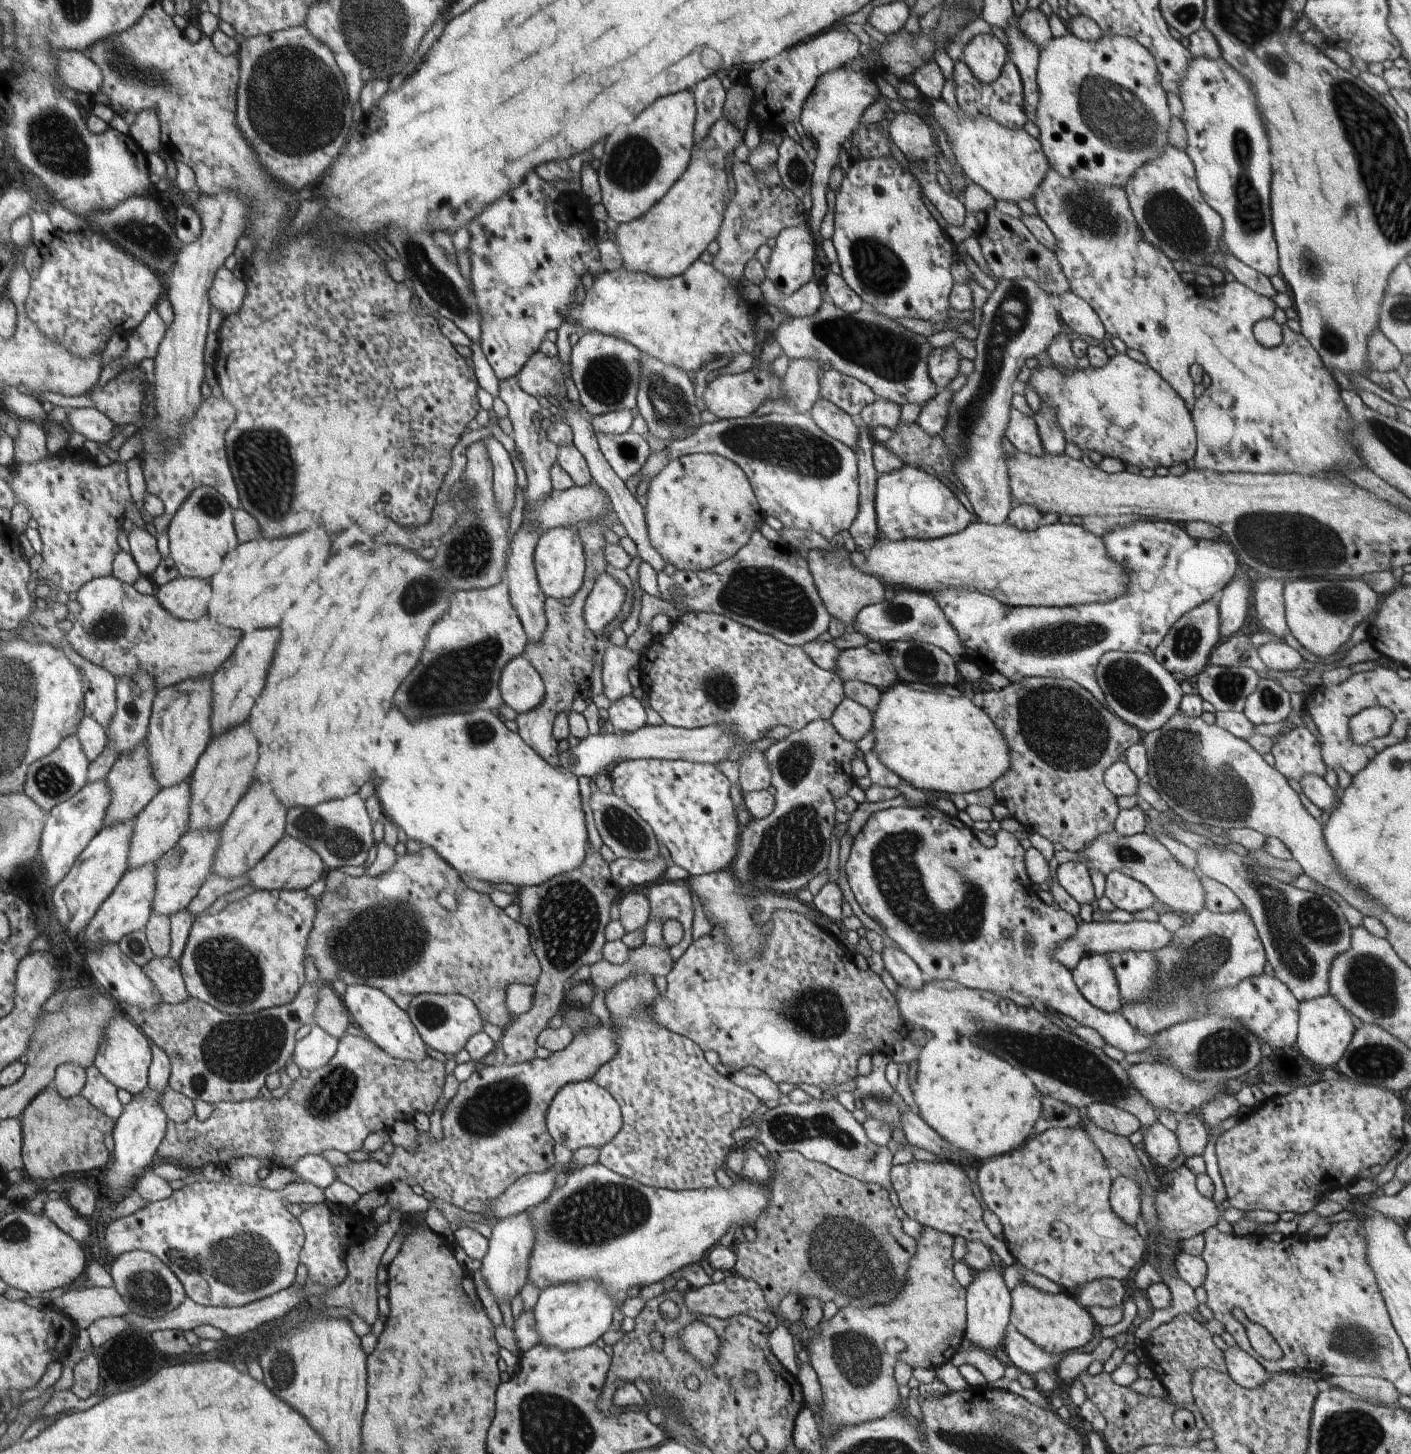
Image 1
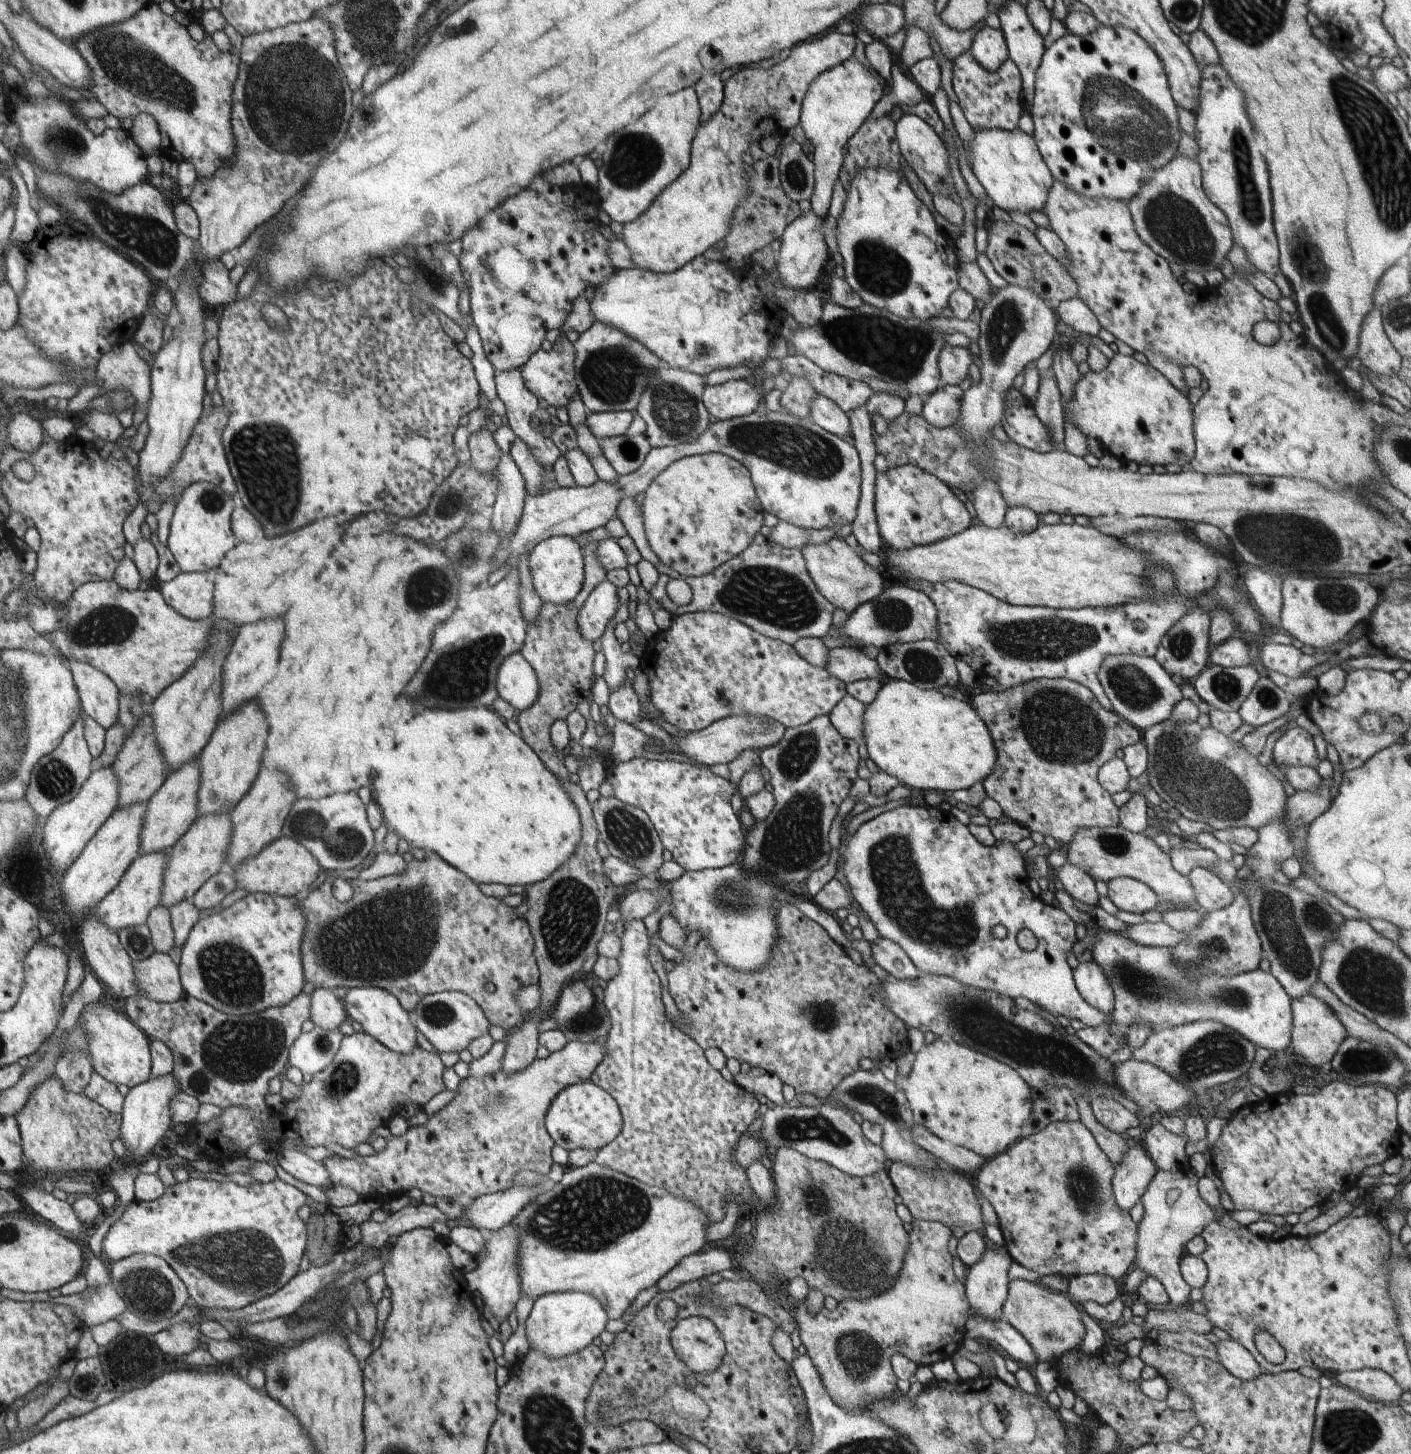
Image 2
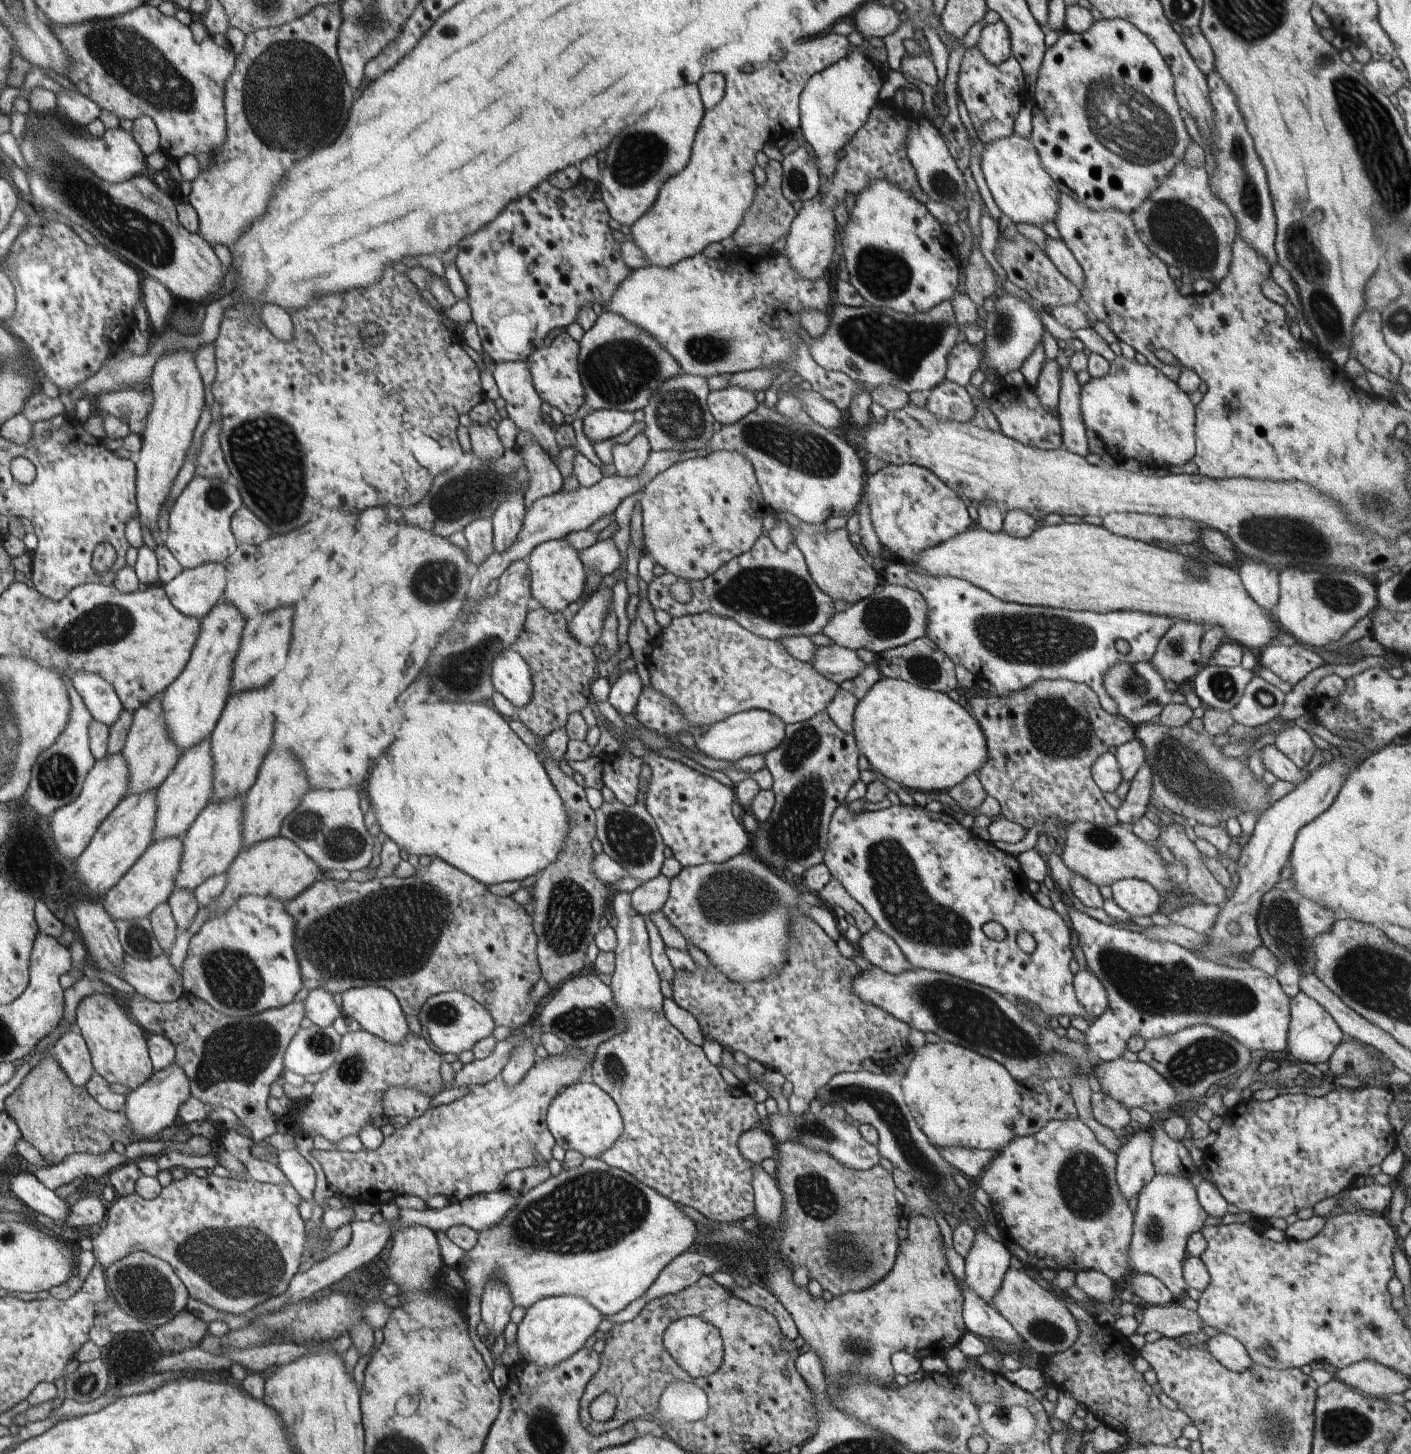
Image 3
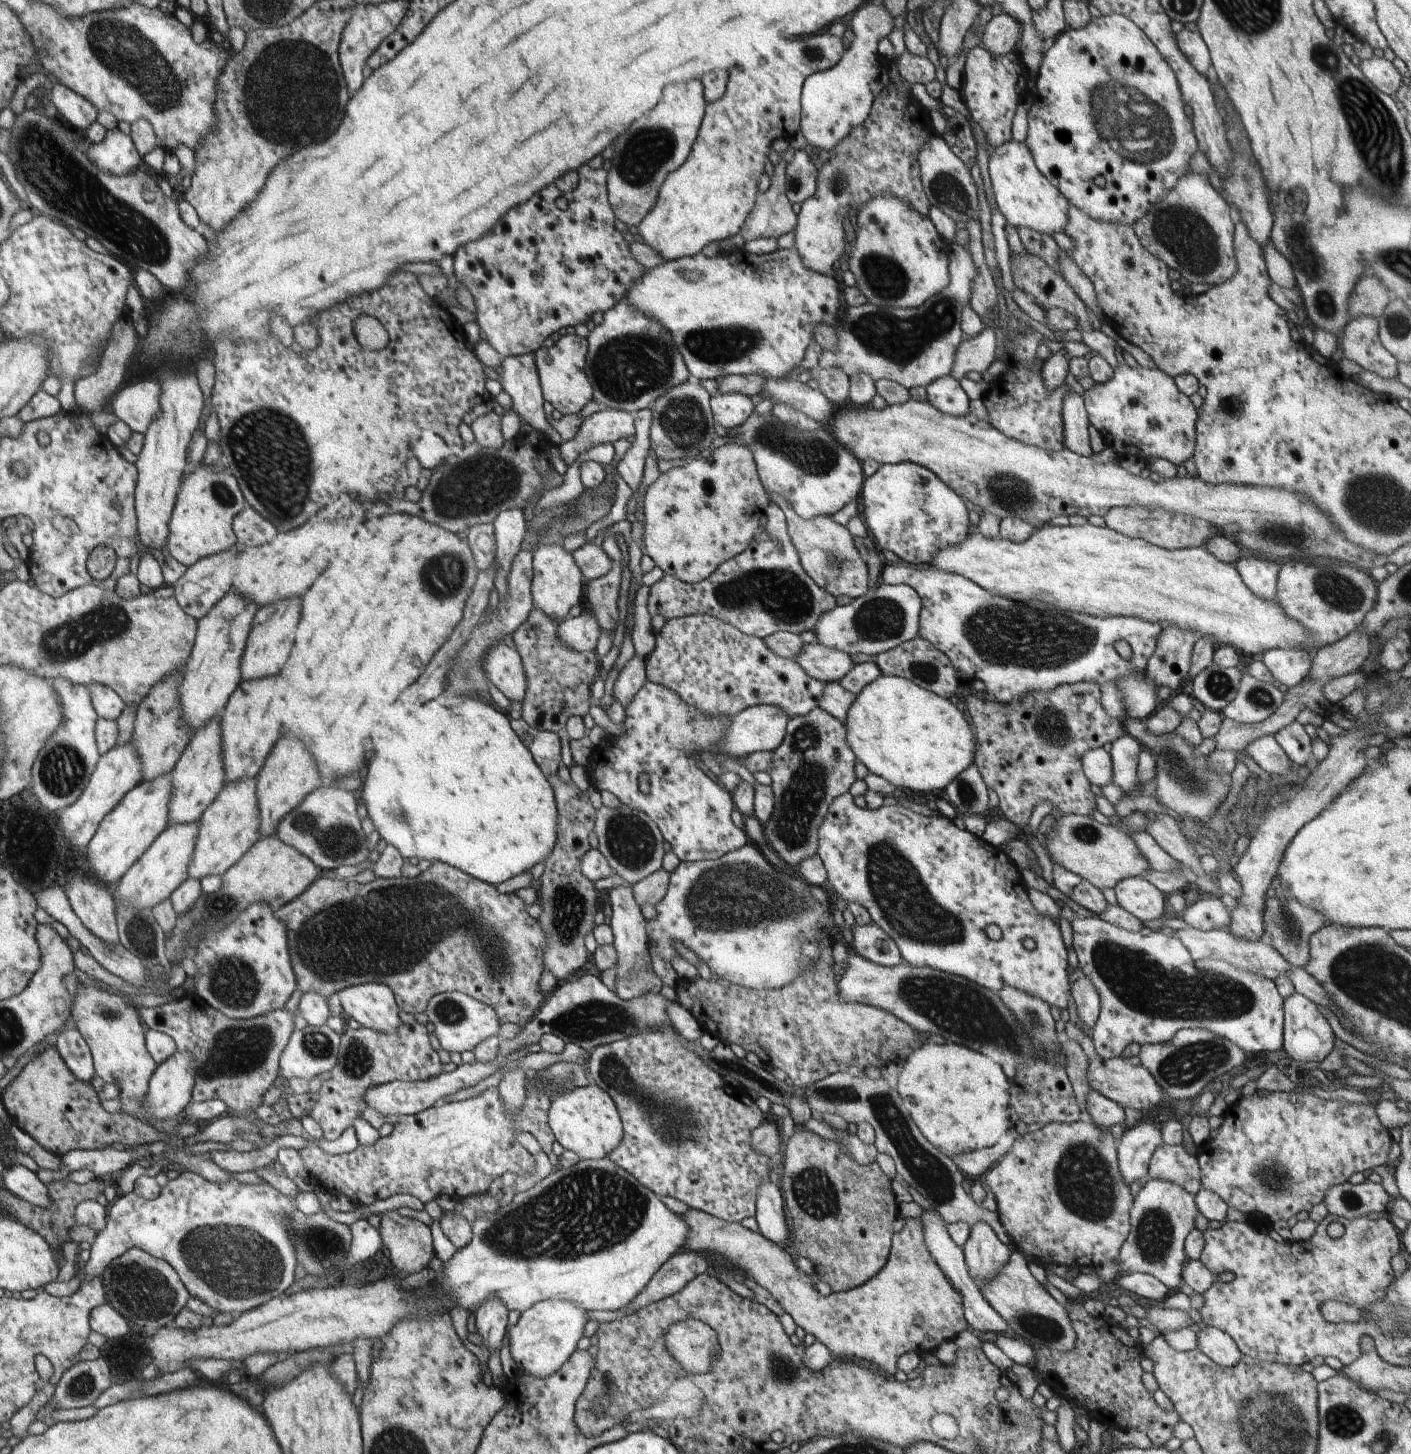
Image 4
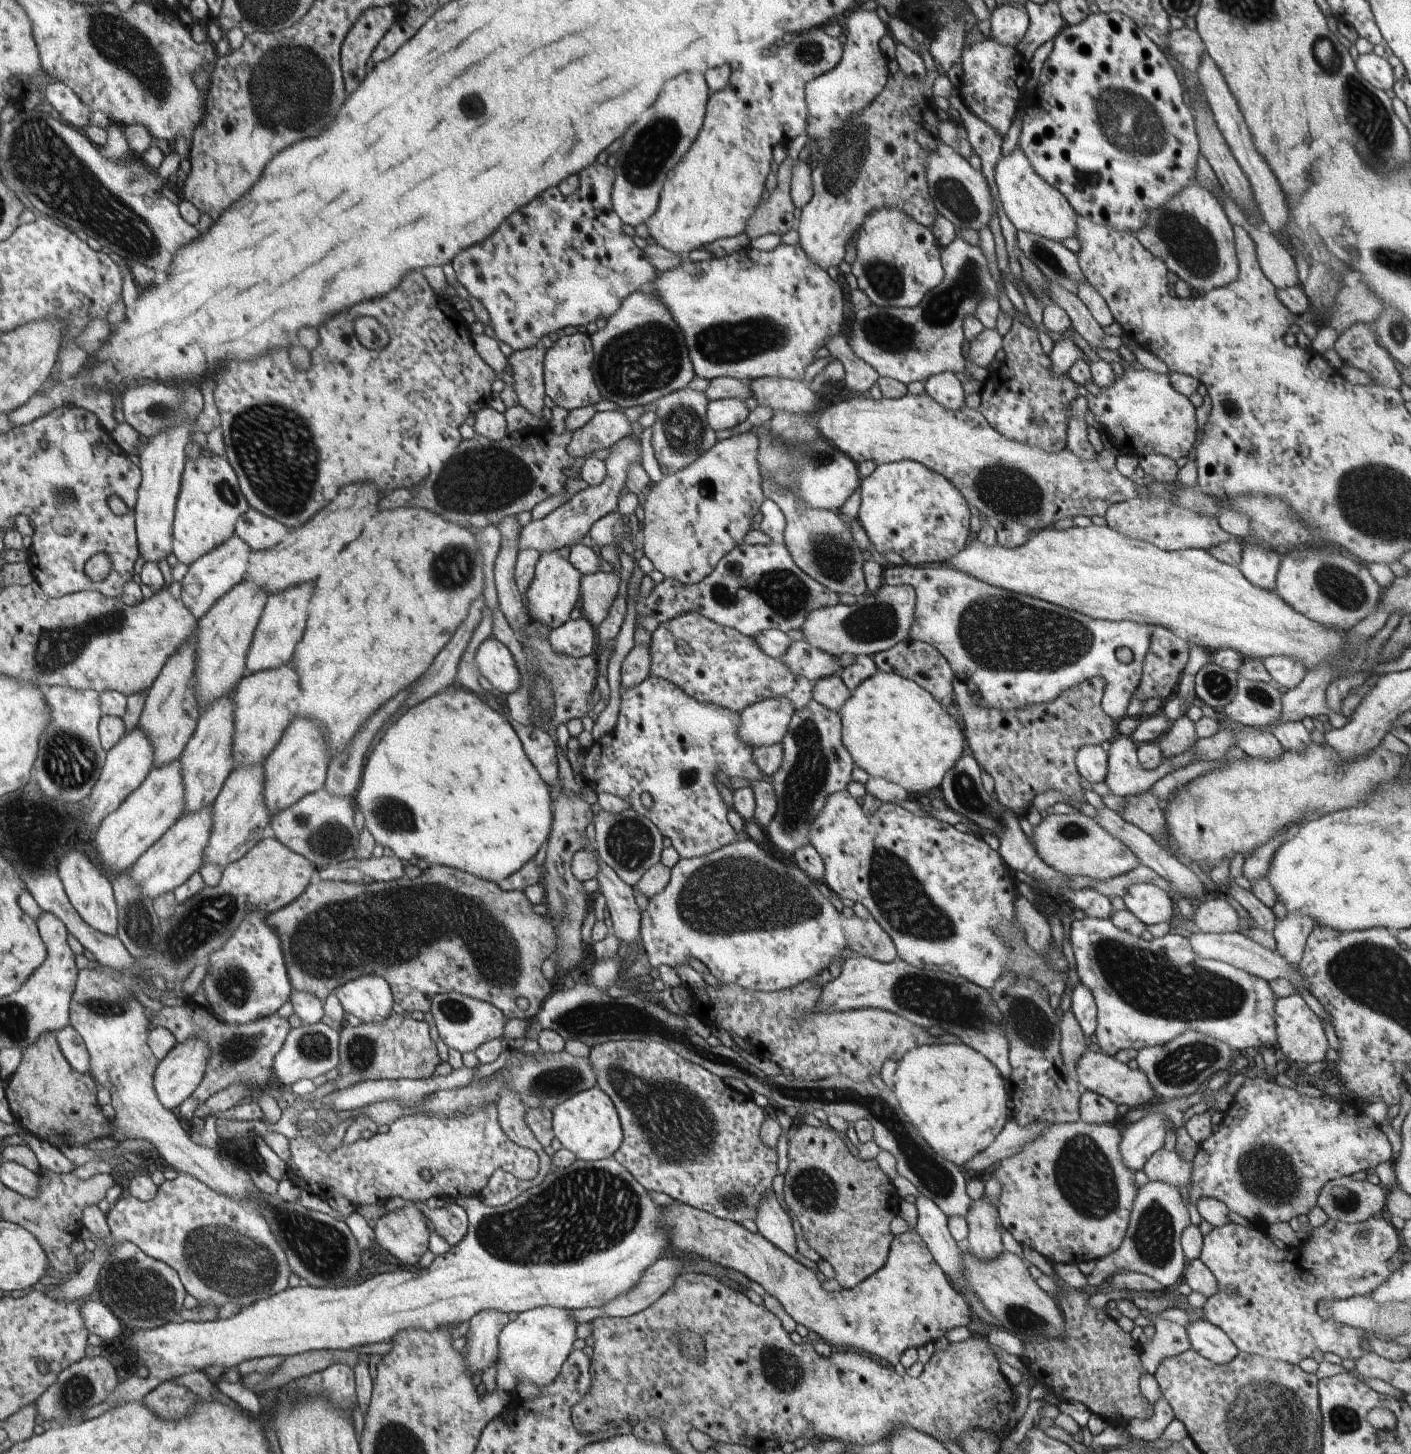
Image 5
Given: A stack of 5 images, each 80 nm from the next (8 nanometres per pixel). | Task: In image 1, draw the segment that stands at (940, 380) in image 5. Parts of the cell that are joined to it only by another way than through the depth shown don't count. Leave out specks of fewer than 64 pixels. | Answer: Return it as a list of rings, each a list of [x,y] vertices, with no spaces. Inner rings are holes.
[[[945,387],[937,392],[937,395],[928,400],[928,403],[921,406],[917,424],[928,434],[928,436],[941,436],[948,418],[948,404],[954,393],[950,388]]]

